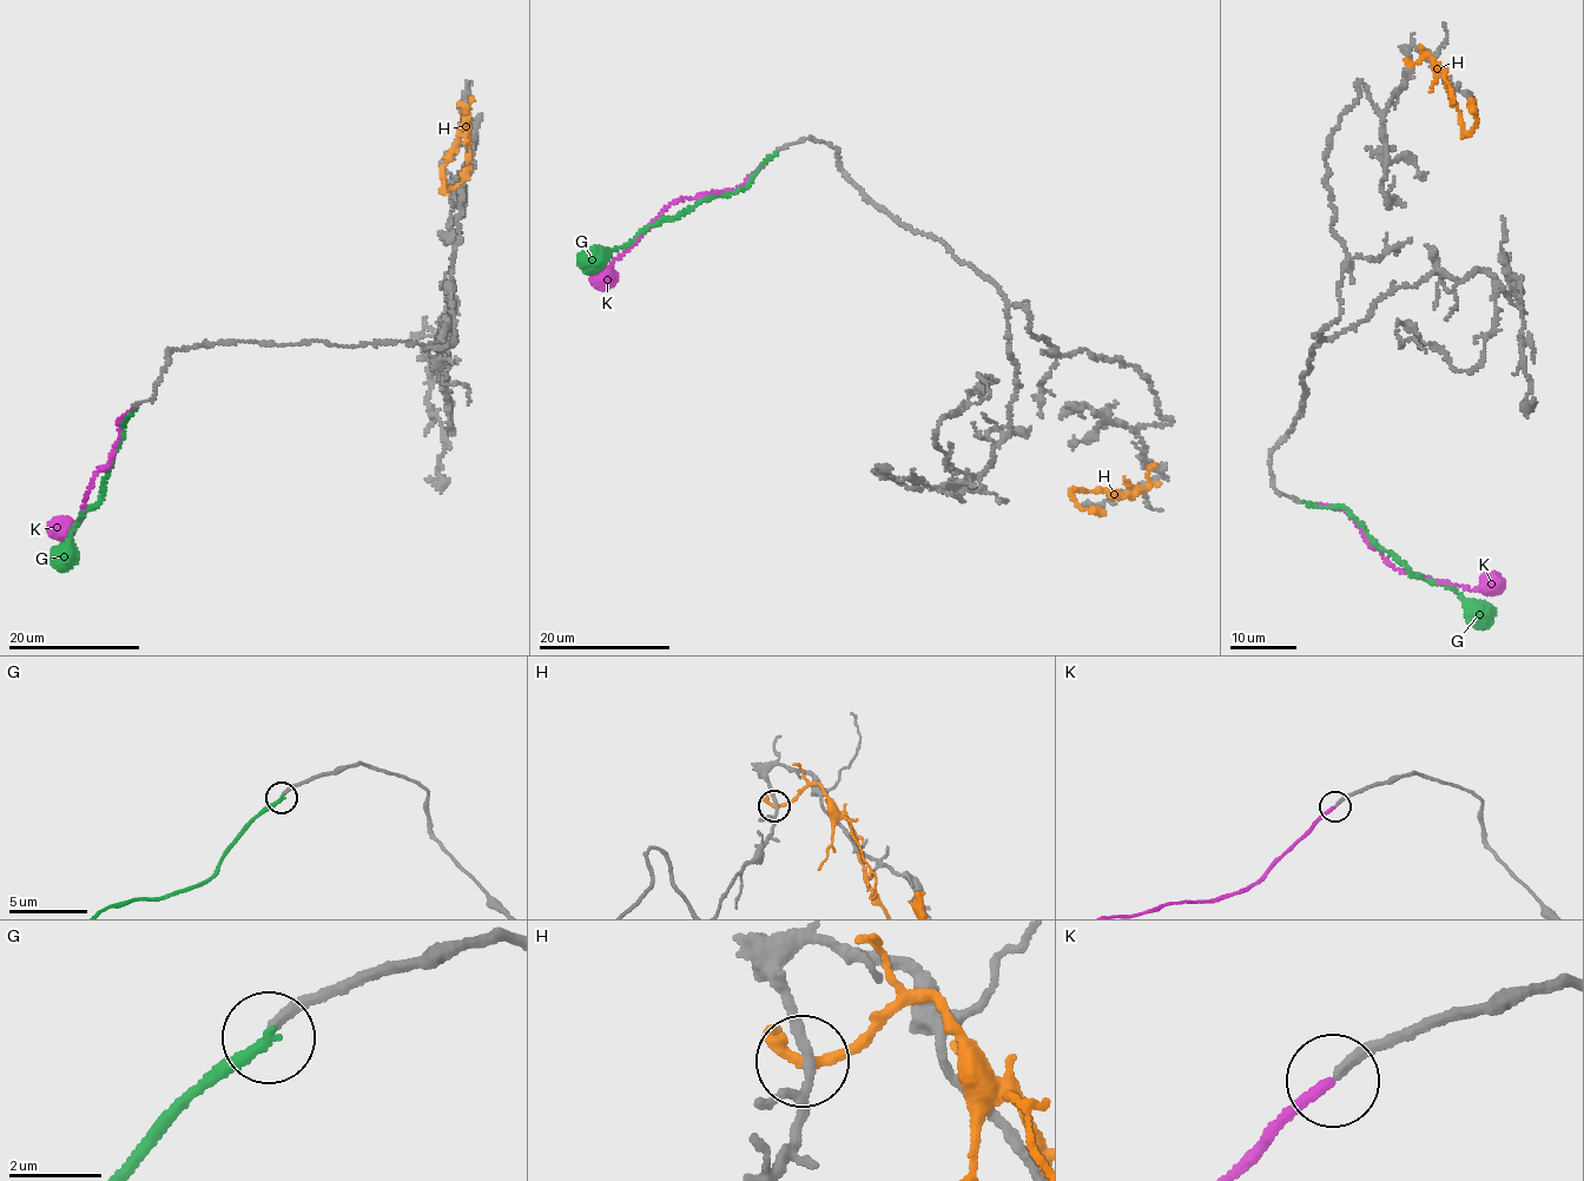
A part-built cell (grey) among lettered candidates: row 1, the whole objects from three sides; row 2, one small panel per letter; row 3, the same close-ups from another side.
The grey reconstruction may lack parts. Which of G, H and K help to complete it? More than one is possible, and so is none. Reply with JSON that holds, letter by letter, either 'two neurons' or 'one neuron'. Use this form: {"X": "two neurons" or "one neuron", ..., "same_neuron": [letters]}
{"G": "two neurons", "H": "two neurons", "K": "one neuron", "same_neuron": ["K"]}

